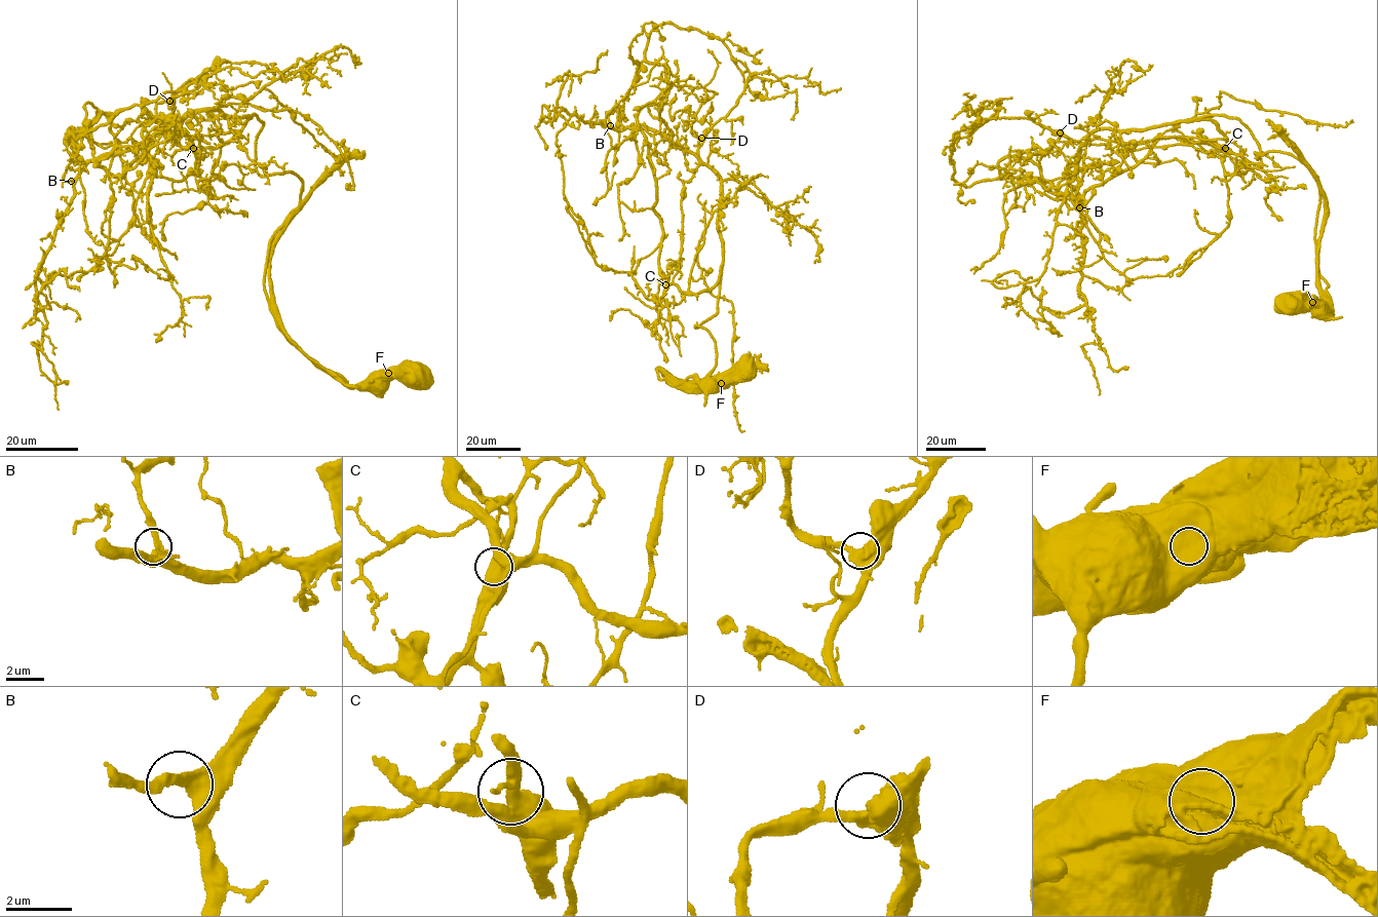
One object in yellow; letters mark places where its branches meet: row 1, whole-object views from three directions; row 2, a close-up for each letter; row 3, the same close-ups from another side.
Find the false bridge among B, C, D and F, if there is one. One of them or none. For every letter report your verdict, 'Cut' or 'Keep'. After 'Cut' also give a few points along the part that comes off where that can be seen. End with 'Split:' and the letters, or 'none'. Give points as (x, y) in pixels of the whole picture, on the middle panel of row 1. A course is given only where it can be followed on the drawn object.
B: Keep
C: Keep
D: Keep
F: Cut. Course of the part to remove: (722, 383), (677, 384), (660, 370), (673, 381), (702, 383), (748, 367), (761, 354)
Split: F

